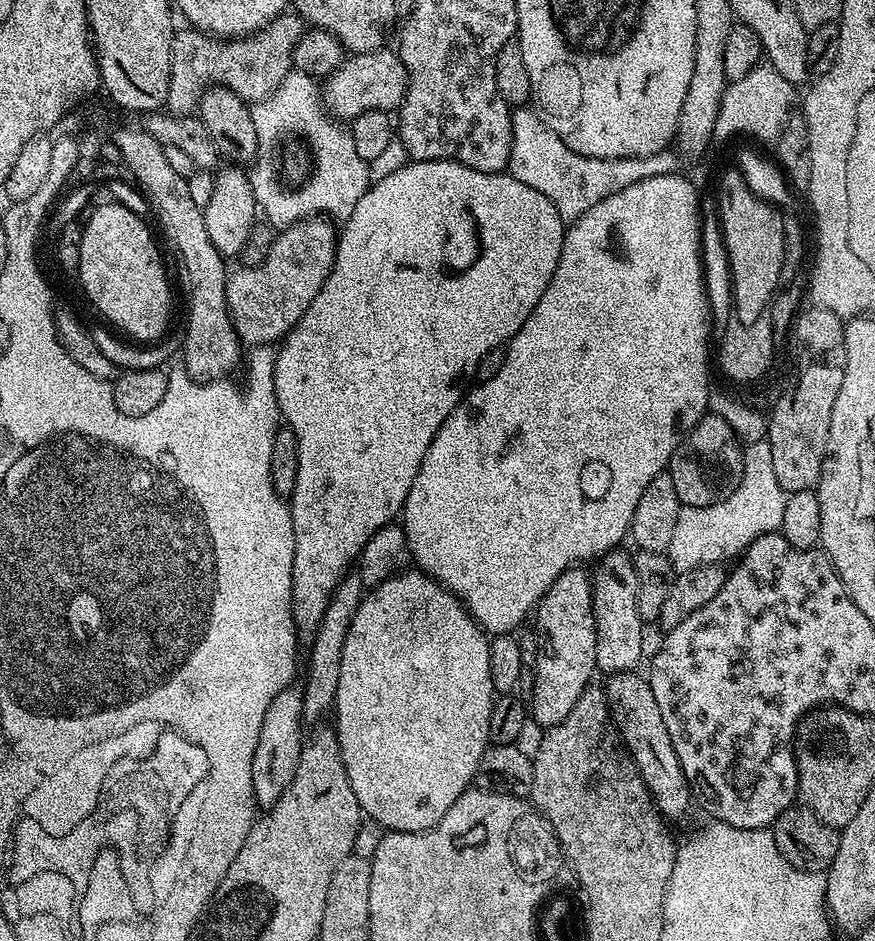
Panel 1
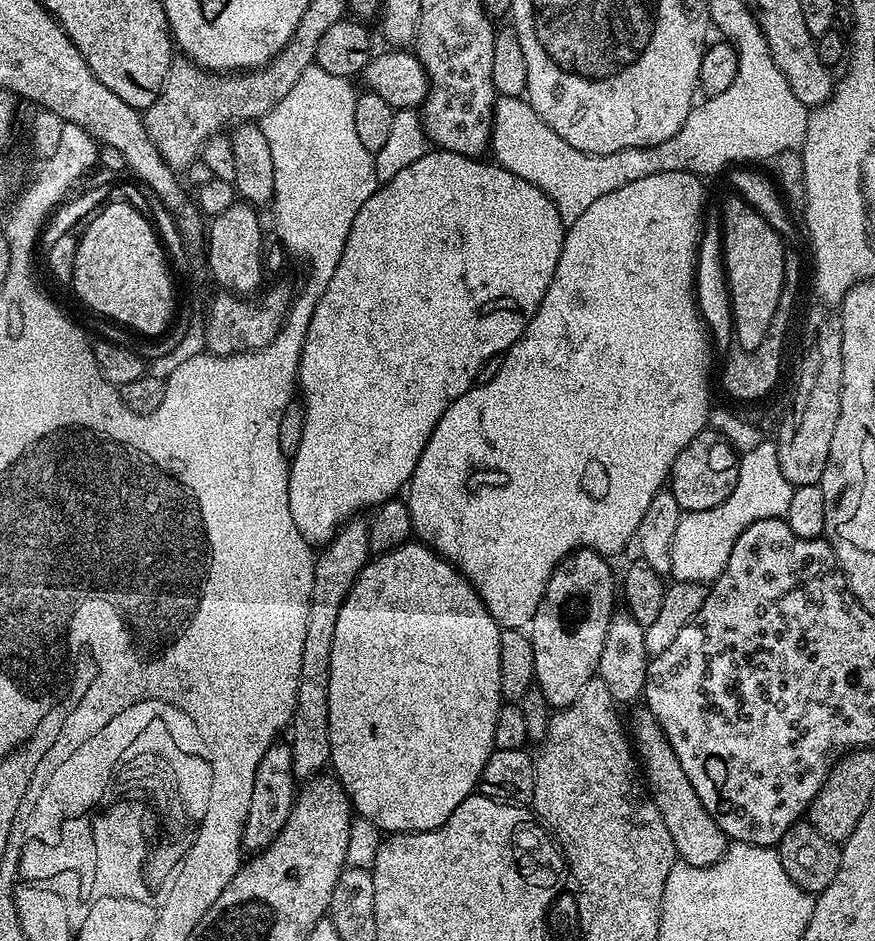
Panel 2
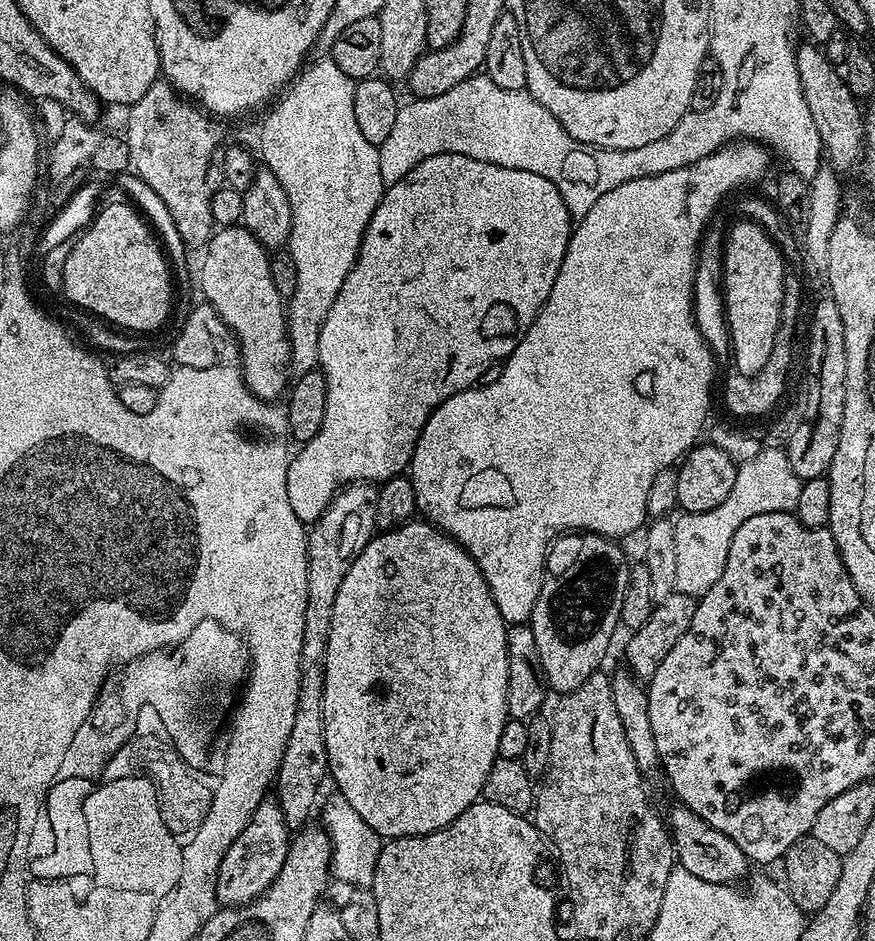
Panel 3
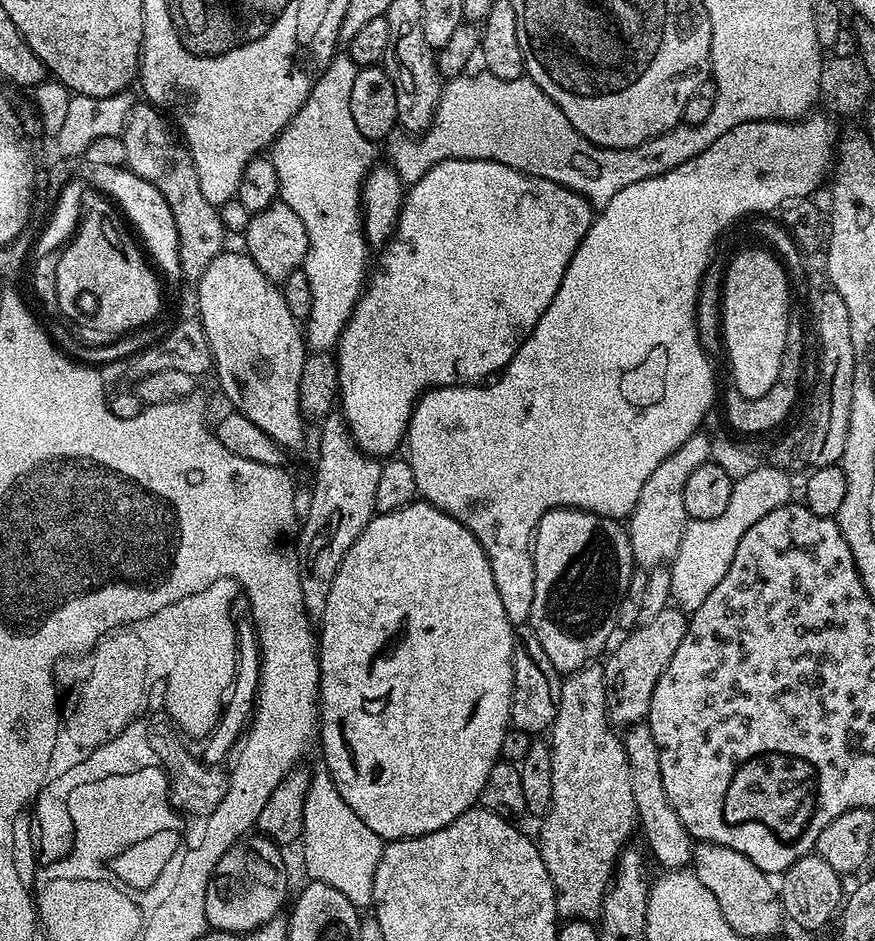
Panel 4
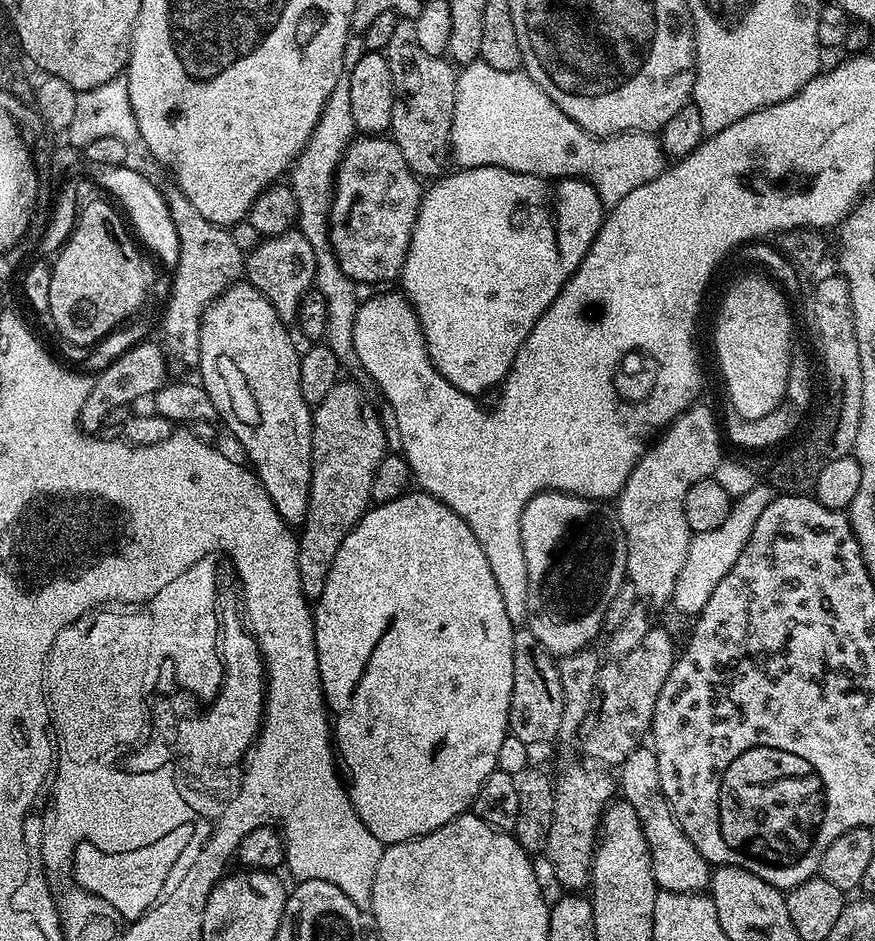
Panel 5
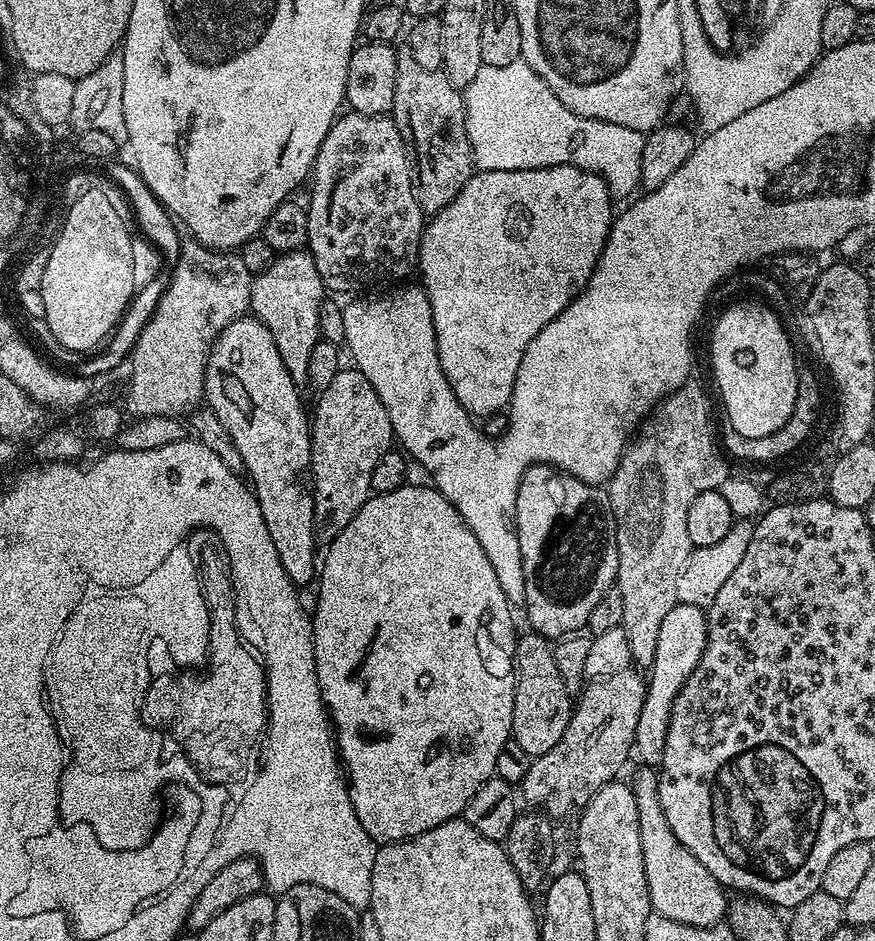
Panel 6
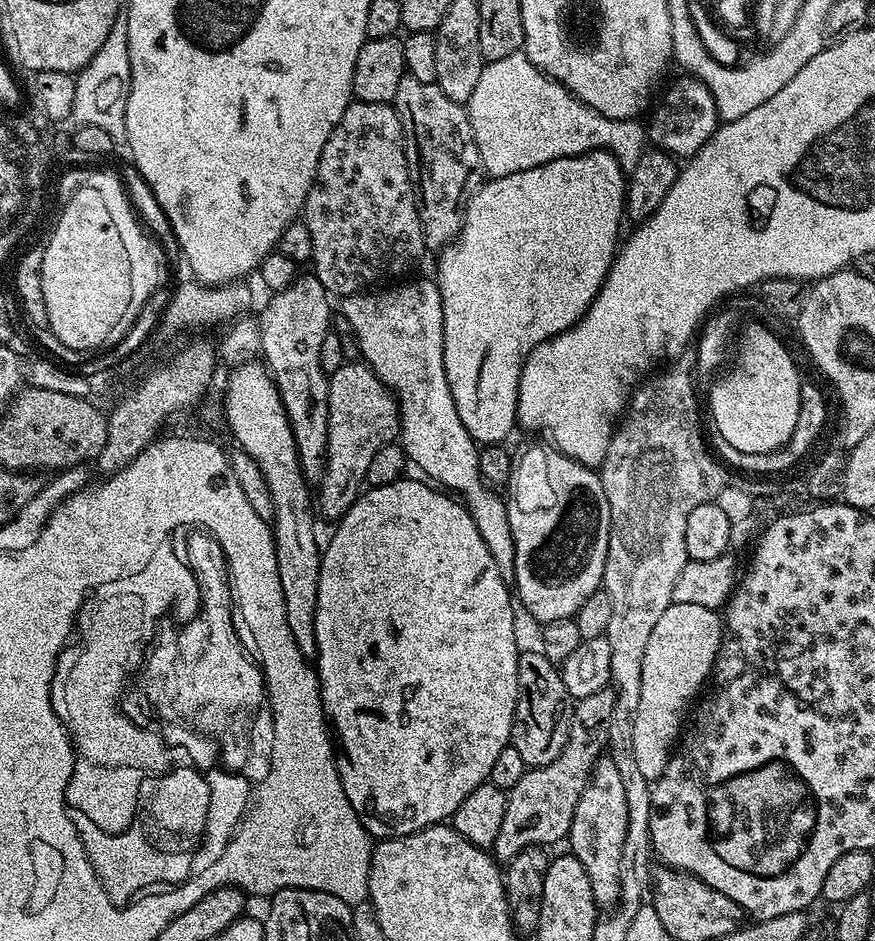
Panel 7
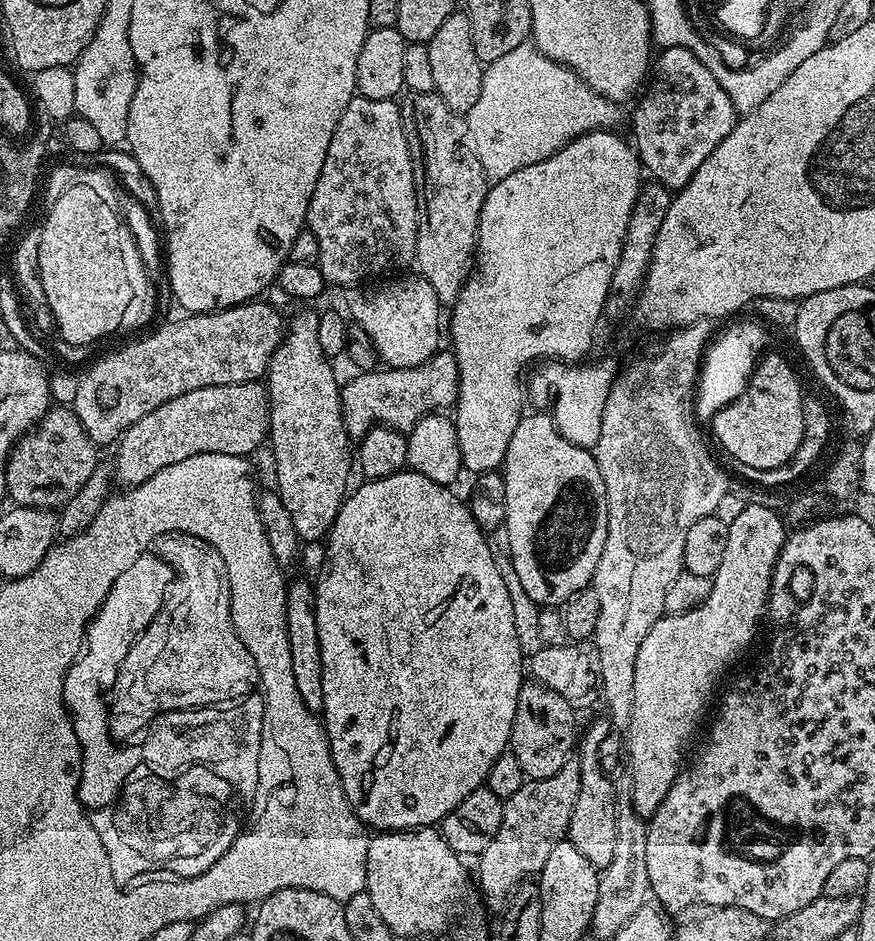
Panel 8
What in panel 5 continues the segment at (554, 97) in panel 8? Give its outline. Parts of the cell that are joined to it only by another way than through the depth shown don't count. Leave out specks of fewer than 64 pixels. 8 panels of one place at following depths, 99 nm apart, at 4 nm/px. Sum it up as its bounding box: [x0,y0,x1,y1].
[450,59,666,209]

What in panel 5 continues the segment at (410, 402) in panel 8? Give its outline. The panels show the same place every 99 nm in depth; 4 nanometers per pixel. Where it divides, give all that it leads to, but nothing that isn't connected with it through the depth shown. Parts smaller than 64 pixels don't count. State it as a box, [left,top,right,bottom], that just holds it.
[296,383,389,602]

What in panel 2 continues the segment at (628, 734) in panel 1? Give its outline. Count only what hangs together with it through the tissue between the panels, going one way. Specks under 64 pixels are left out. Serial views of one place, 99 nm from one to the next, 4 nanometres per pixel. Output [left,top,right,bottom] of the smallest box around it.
[630,706,730,868]

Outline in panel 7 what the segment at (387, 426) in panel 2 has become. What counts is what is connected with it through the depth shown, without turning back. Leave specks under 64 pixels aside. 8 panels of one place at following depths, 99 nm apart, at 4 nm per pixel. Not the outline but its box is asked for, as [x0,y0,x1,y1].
[434,150,626,445]

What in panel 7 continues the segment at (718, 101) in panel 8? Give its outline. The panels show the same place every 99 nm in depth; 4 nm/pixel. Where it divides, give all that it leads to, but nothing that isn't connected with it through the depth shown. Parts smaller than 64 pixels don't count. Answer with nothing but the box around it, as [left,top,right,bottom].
[646,74,721,158]

